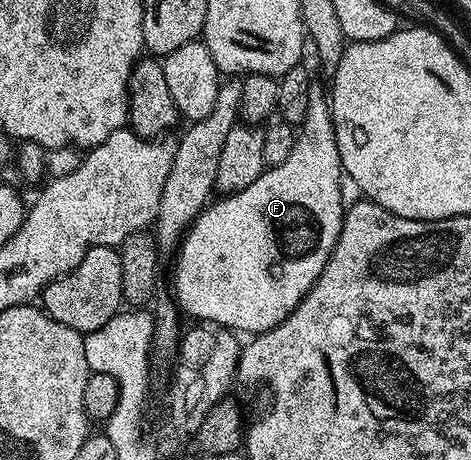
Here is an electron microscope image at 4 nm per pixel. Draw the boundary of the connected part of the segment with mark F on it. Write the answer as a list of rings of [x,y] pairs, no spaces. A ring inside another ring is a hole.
[[[317,81],[310,85],[307,109],[287,161],[266,169],[258,179],[251,181],[251,185],[247,185],[247,189],[226,194],[218,203],[210,202],[186,231],[175,253],[177,265],[173,285],[180,310],[194,315],[197,318],[194,320],[218,323],[218,328],[232,329],[237,333],[270,331],[296,309],[323,273],[339,241],[347,199],[341,196],[343,172],[339,145],[333,132],[331,99],[326,88],[324,91]]]

